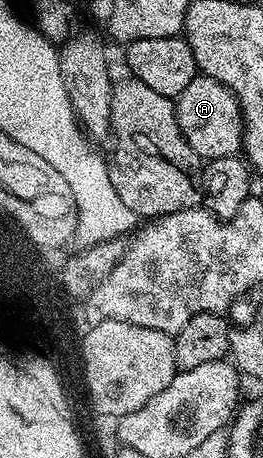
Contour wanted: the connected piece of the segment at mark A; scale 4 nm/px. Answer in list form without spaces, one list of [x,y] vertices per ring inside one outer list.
[[[198,74],[189,83],[187,90],[176,96],[175,103],[179,130],[183,130],[187,146],[191,146],[191,150],[195,150],[195,154],[200,156],[202,161],[236,157],[242,151],[245,142],[245,120],[241,117],[241,107],[235,94],[231,94],[227,86],[215,82],[215,78]]]

